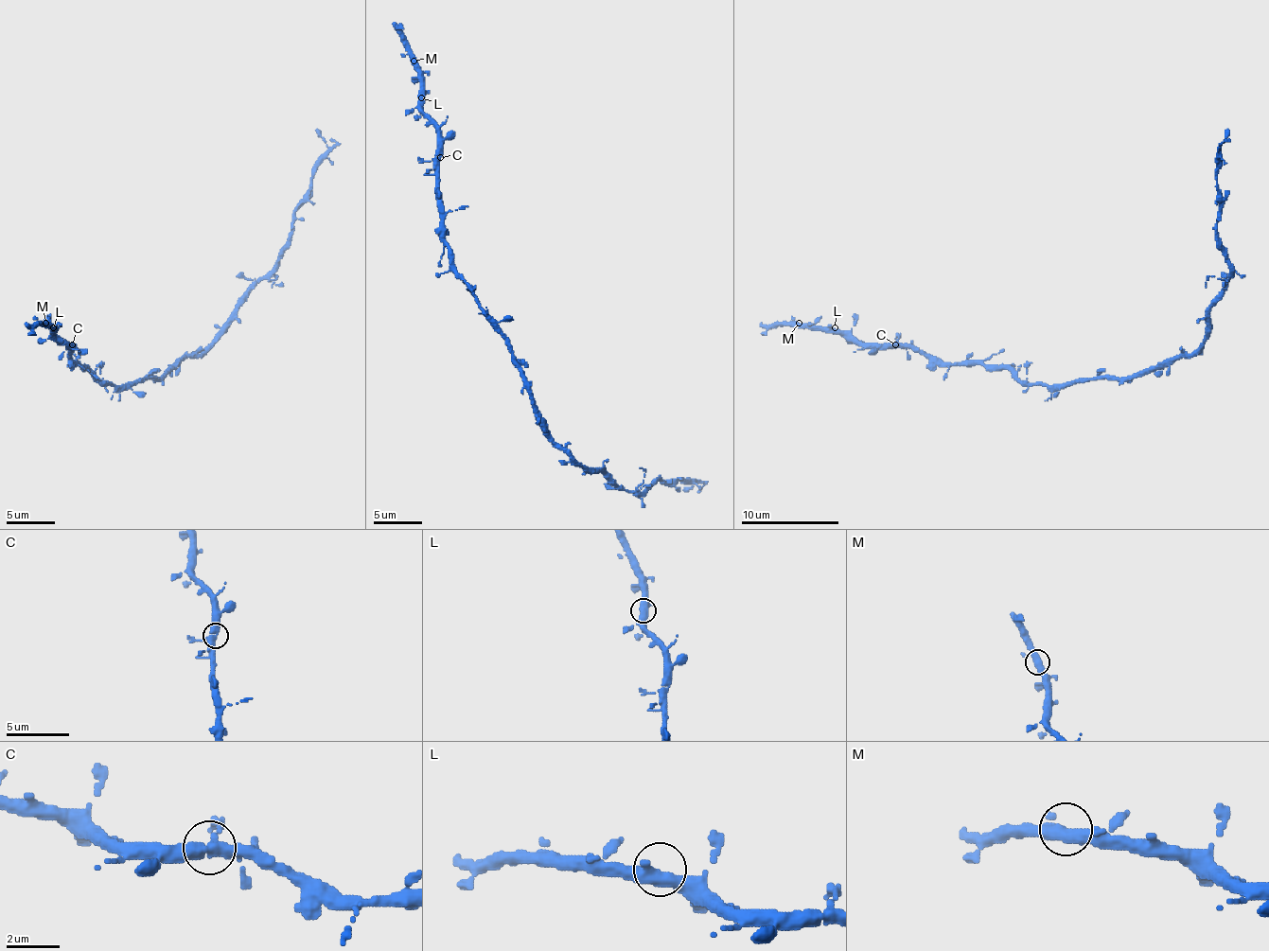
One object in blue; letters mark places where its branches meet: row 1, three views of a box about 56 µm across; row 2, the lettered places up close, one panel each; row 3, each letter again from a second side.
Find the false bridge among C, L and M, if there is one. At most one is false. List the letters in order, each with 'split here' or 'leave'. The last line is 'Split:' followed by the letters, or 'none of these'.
C: leave
L: leave
M: leave
Split: none of these

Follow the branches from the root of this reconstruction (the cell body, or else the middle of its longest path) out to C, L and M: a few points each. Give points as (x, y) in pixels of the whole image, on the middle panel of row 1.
C: (519, 367), (508, 338), (452, 265), (452, 251), (443, 238), (443, 202), (438, 192), (440, 158)
L: (519, 367), (508, 338), (455, 270), (452, 251), (443, 238), (438, 126), (423, 112), (421, 97)
M: (519, 367), (508, 338), (455, 270), (452, 251), (443, 238), (438, 126), (423, 112), (421, 73), (414, 61)

